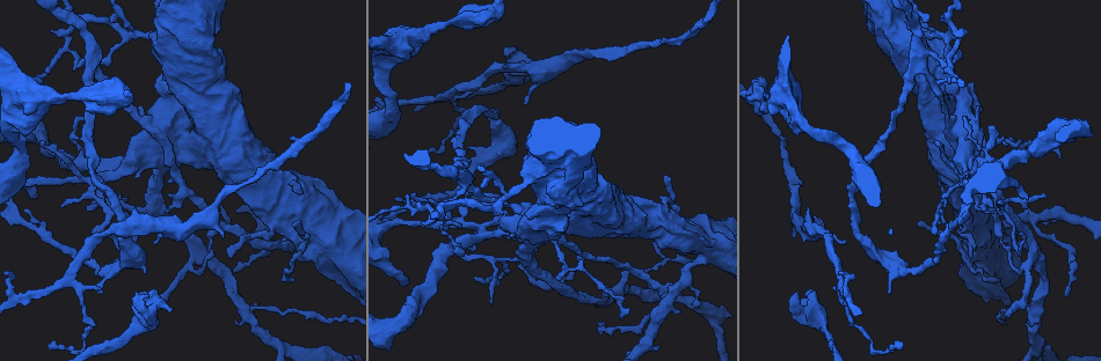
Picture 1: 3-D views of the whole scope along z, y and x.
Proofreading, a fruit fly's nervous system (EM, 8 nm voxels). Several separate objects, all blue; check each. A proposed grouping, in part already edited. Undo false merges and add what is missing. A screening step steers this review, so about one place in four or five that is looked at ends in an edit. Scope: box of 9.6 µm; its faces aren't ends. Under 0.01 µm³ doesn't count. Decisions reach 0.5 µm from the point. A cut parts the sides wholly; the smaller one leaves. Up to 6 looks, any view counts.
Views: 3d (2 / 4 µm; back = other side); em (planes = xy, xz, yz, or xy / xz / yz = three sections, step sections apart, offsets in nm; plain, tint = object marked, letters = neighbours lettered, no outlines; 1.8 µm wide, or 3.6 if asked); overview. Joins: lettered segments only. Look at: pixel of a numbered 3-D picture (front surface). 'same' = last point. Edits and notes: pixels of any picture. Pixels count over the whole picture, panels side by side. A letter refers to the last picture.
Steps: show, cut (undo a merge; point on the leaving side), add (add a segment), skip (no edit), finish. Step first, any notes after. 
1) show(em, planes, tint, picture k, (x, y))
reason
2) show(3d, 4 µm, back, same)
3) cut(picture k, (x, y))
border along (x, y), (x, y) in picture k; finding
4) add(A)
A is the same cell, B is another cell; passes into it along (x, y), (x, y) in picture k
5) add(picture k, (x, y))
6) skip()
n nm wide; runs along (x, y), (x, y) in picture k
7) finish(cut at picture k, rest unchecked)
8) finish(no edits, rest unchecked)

show(em, xz, step 16, tint, picture 1, (971, 184))
sharp bend

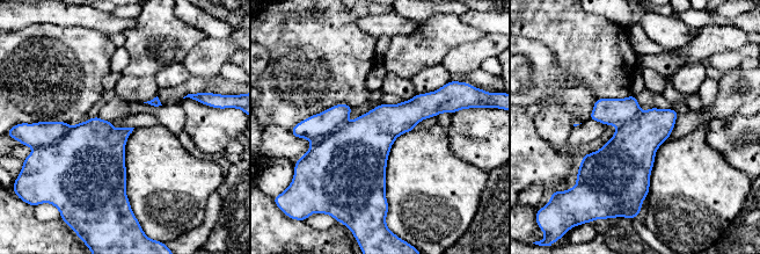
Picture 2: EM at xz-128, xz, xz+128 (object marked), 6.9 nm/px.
show(em, xz, step 16, letters, same)

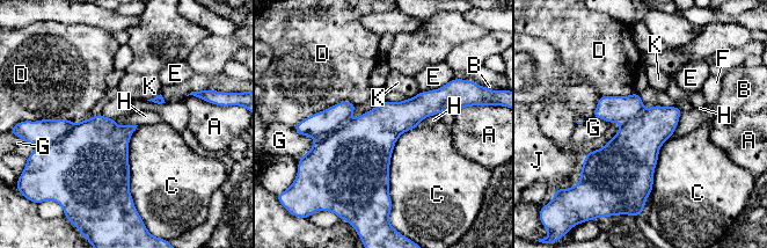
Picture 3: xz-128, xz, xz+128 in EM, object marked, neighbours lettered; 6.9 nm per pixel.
cut(picture 3, (85, 165))
140 nm wide; A, B, C, D, E, F, G, H, J and K are other cells; border along (74, 124), (60, 138), (49, 144) in picture 3; a second neuron is stuck on

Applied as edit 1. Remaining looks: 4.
show(overview)
see it whole again

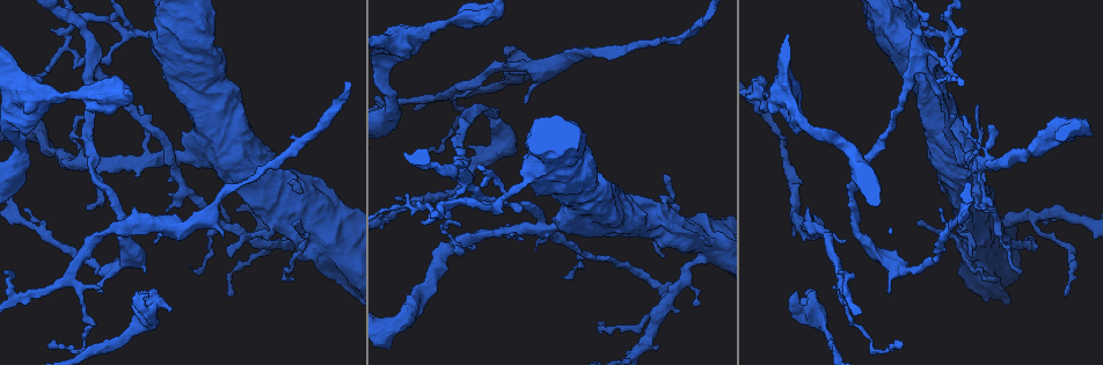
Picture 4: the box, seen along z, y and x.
show(em, planes, tint, picture 4, (562, 277))
tapers out

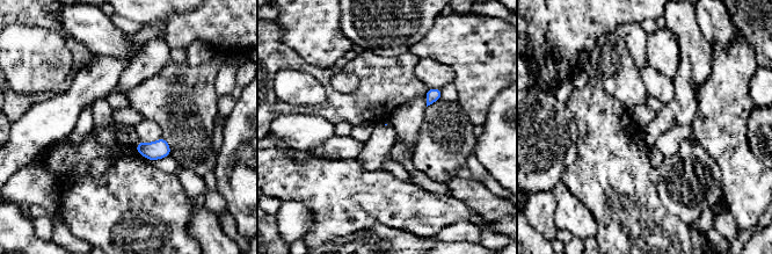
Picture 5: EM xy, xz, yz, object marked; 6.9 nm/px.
show(em, planes, letters, same)

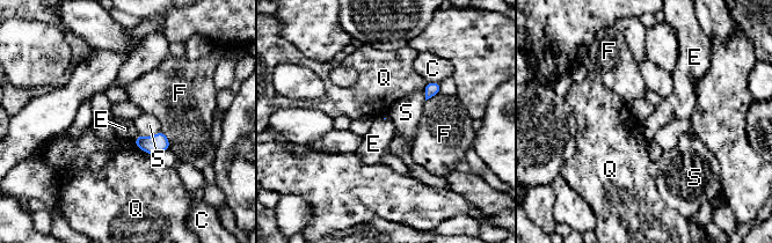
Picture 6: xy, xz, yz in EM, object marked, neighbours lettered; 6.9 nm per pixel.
skip()
C, E, F, Q and S are other cells; border along (139, 134), (132, 141) in picture 6; none of them fits

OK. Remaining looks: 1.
show(em, planes, letters, picture 4, (100, 286))
tapers out

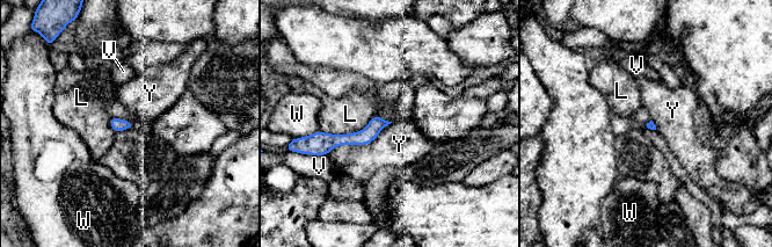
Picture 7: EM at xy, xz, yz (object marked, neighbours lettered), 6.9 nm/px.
skip()
L, V, W and Y are other cells; runs along (384, 123), (361, 138), (322, 138) in picture 7; no lettered segment goes on from it

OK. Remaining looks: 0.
finish(cut at picture 3, rest unchecked)

